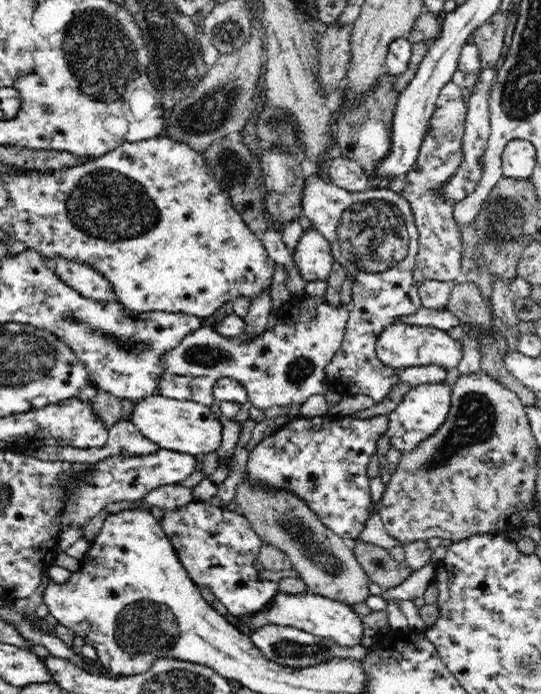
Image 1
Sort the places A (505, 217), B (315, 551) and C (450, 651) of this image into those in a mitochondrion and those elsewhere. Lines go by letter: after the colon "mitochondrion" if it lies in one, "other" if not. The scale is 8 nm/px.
A: mitochondrion
B: mitochondrion
C: other

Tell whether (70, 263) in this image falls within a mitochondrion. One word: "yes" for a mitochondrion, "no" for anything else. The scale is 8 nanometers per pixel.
no

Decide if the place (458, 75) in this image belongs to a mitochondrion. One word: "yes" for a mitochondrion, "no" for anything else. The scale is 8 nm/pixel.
no

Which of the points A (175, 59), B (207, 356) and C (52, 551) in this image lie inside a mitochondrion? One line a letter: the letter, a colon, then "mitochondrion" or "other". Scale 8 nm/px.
A: mitochondrion
B: mitochondrion
C: other

